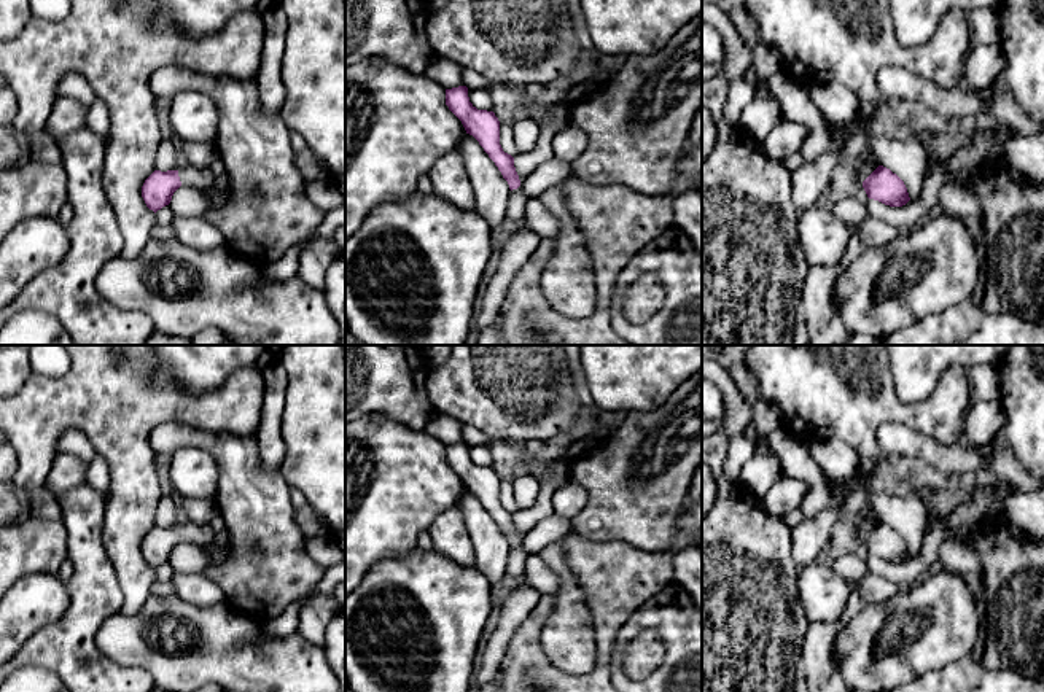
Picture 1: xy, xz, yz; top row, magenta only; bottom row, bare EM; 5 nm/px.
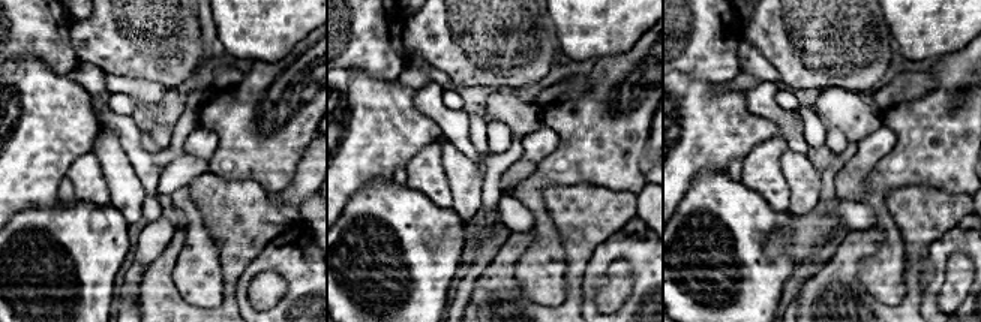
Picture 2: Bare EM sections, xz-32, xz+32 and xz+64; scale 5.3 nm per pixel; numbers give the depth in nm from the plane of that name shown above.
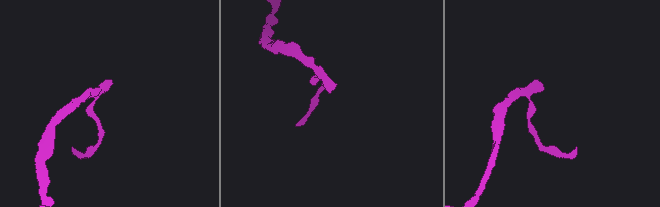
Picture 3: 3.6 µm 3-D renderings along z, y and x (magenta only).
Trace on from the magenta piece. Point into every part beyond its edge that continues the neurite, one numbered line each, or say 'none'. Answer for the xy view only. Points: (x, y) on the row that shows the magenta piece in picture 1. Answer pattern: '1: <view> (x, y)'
1: xy (191, 177)

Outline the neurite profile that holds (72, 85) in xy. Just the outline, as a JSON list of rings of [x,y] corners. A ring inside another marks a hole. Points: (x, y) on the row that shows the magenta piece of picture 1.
[[[67,73],[62,76],[60,84],[59,84],[59,94],[76,99],[88,110],[95,99],[95,94],[89,87],[88,81],[78,73]]]

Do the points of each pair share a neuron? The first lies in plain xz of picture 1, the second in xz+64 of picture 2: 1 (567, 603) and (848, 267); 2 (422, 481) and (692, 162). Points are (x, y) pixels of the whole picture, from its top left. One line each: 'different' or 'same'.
1: different
2: same

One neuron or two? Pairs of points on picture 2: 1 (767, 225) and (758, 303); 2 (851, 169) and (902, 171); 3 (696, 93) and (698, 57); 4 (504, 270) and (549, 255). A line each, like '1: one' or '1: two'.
1: one
2: two
3: two
4: two

